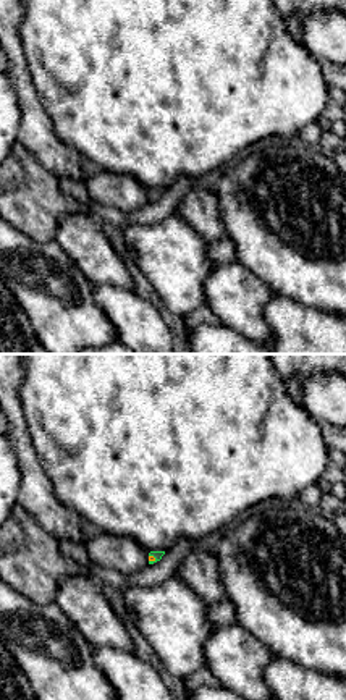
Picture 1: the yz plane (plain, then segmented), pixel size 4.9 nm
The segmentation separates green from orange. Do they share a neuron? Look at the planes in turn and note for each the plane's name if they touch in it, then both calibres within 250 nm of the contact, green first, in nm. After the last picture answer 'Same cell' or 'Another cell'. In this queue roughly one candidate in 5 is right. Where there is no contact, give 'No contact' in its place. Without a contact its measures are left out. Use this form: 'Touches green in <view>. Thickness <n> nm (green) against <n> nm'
Touches green in yz. Thickness 50 nm (green) against 30 nm

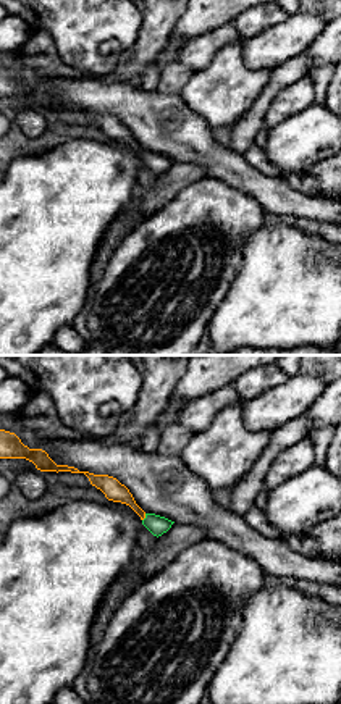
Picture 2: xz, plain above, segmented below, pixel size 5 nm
Touches green in xz. Thickness 100 nm (green) against 100 nm

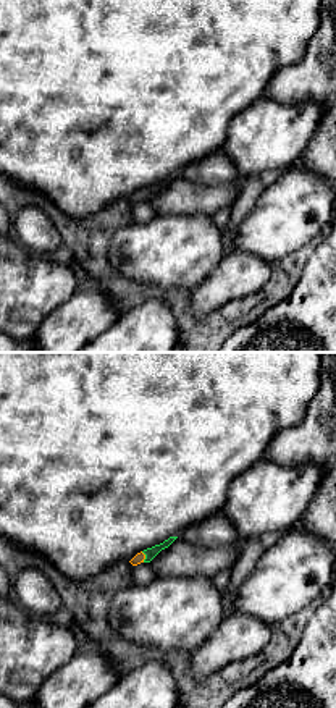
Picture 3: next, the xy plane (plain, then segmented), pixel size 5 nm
Touches green in xy. Thickness 60 nm (green) against 50 nm

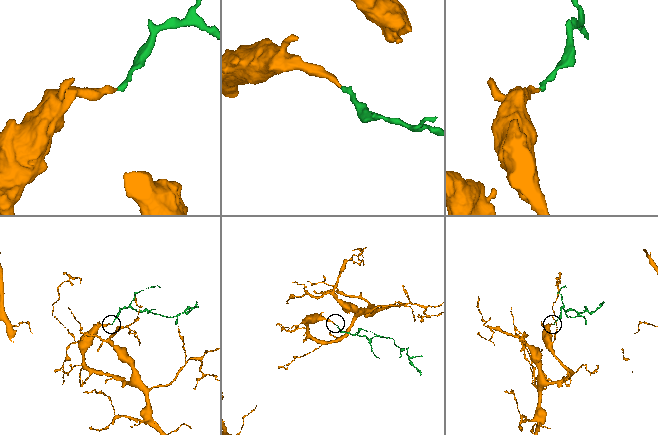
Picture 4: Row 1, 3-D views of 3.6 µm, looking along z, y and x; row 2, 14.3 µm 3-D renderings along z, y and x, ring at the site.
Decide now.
Same cell

